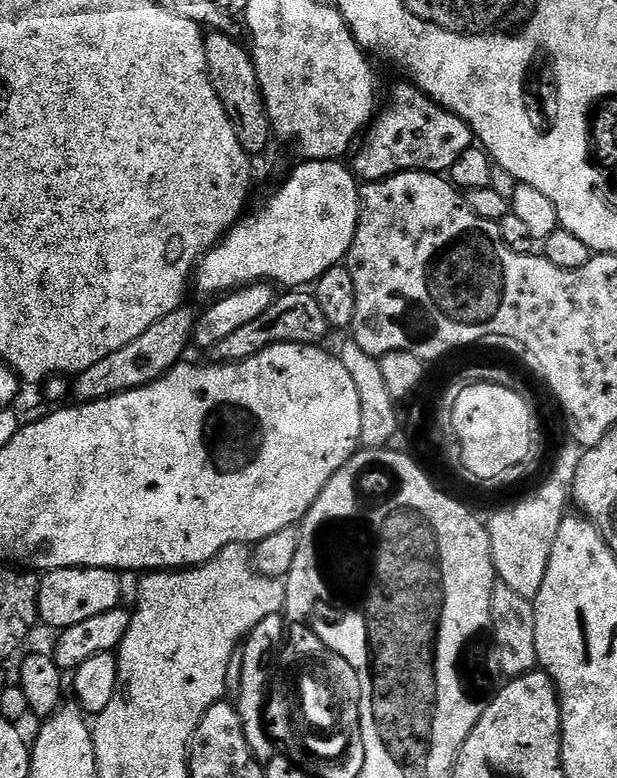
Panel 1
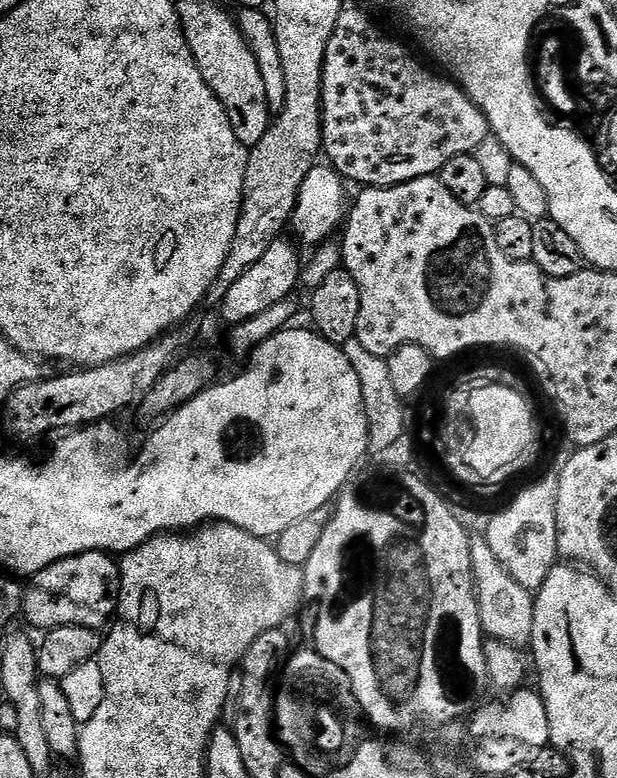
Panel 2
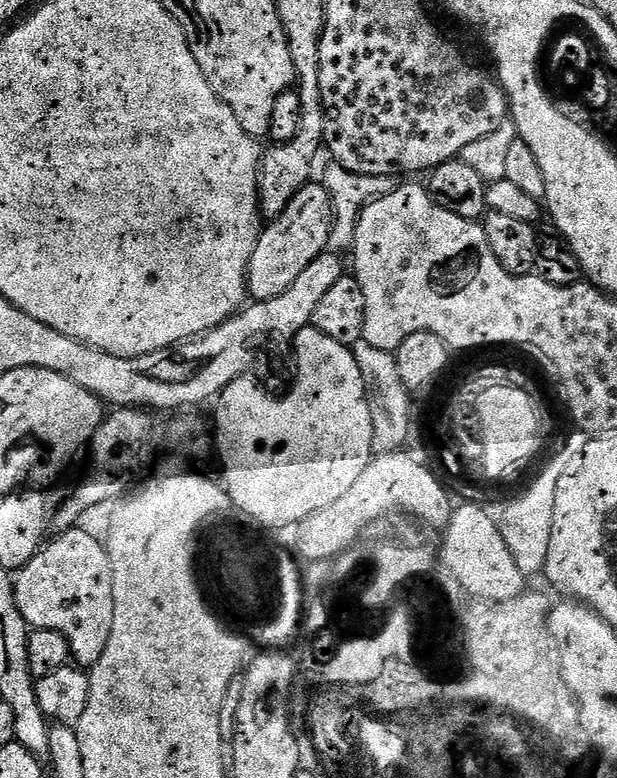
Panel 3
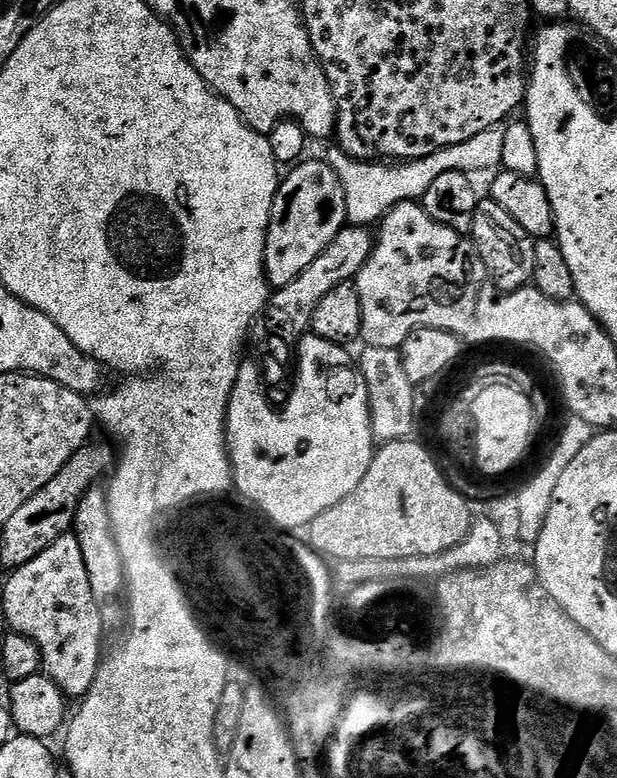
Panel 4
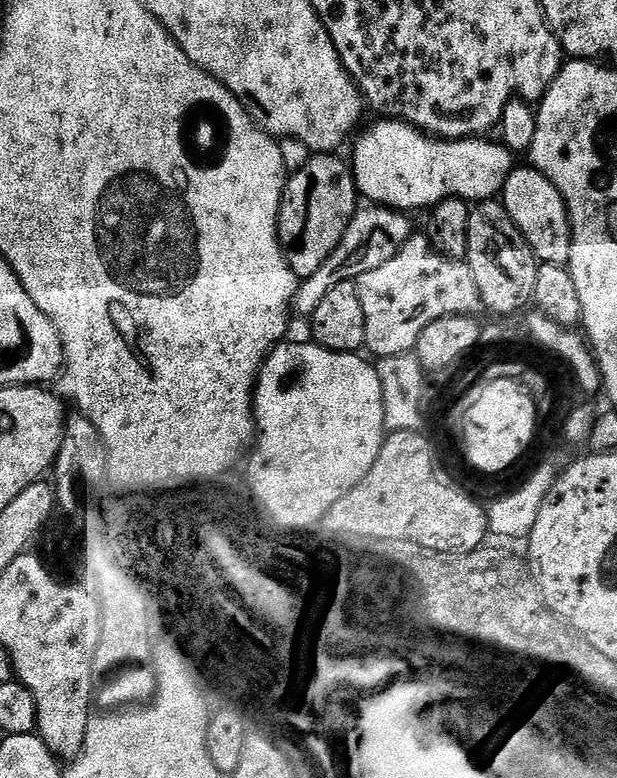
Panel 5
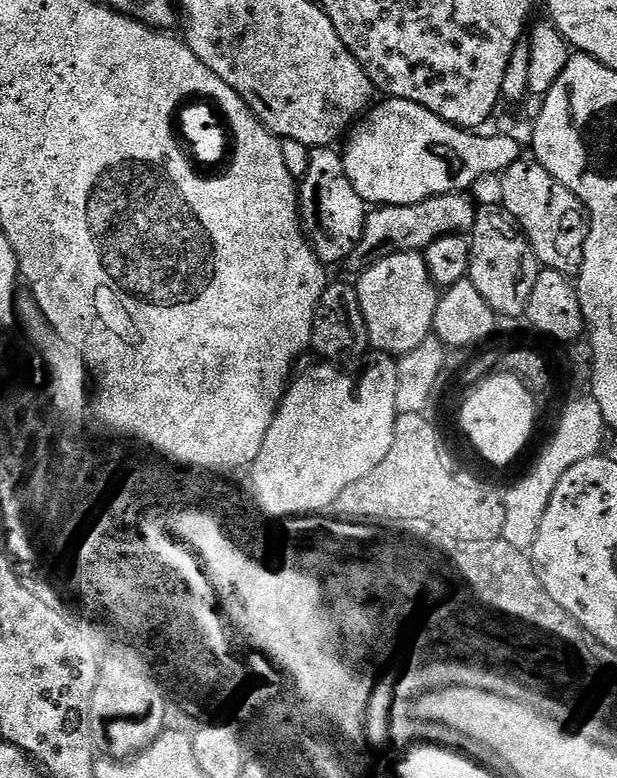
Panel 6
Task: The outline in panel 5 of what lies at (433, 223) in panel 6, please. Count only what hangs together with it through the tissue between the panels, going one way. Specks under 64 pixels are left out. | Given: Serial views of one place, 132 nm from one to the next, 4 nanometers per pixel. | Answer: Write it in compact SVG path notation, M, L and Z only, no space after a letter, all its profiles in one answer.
M383 206L365 207L356 211L346 234L342 234L342 242L338 242L334 254L322 262L318 274L310 274L310 278L301 280L300 289L292 299L292 311L297 317L310 318L314 310L318 310L318 302L322 302L322 298L326 298L326 294L330 294L338 282L355 282L362 274L378 270L378 266L390 262L390 258L394 258L394 254L398 254L406 241L414 235L414 228L407 220L409 217L403 211Z

